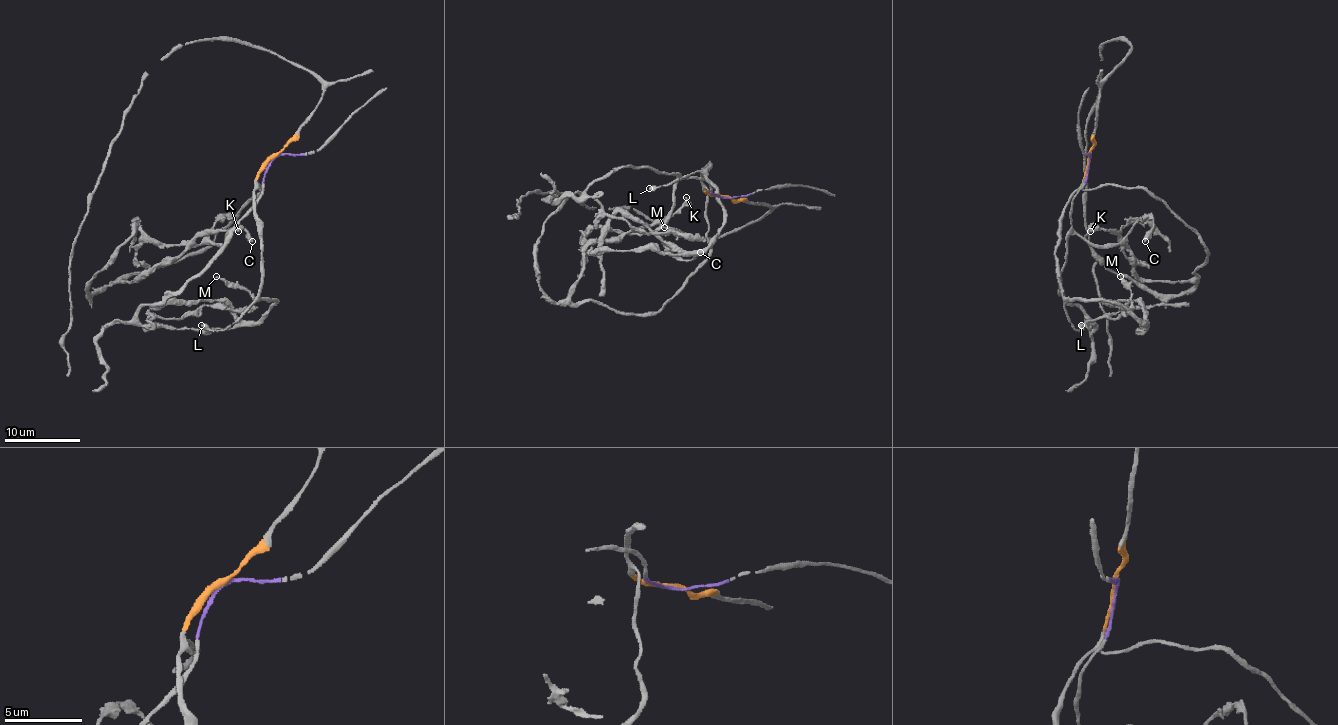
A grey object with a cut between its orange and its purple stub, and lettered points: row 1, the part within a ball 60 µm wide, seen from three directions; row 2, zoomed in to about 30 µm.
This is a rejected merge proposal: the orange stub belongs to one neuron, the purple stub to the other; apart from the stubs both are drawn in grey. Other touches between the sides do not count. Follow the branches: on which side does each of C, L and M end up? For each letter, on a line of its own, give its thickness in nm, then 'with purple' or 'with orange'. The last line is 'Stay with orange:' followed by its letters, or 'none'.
C: 380 nm | with purple
L: 440 nm | with orange
M: 180 nm | with purple
Stay with orange: L

